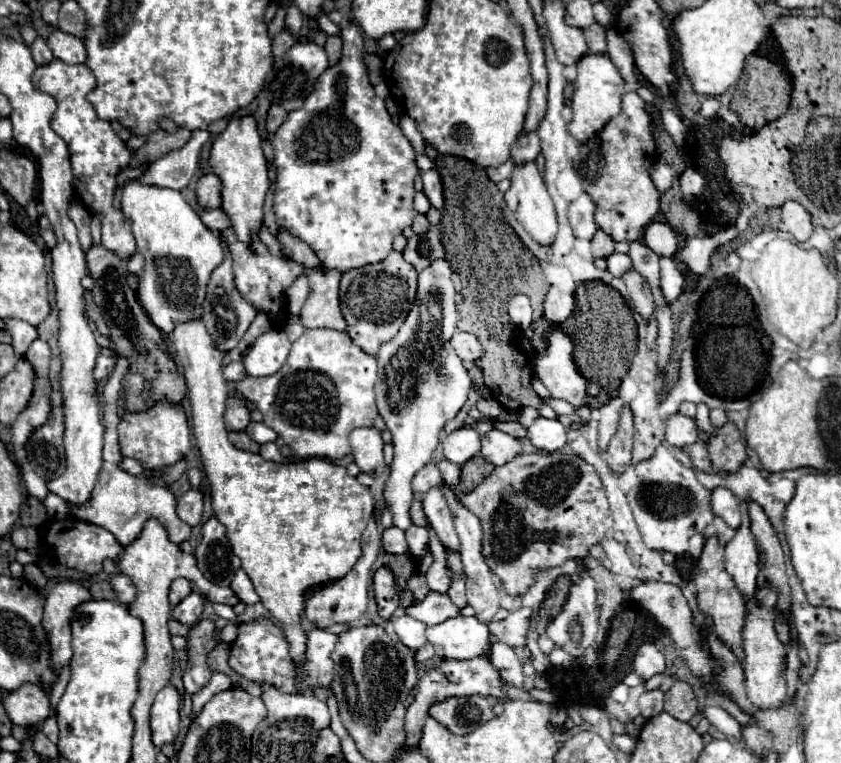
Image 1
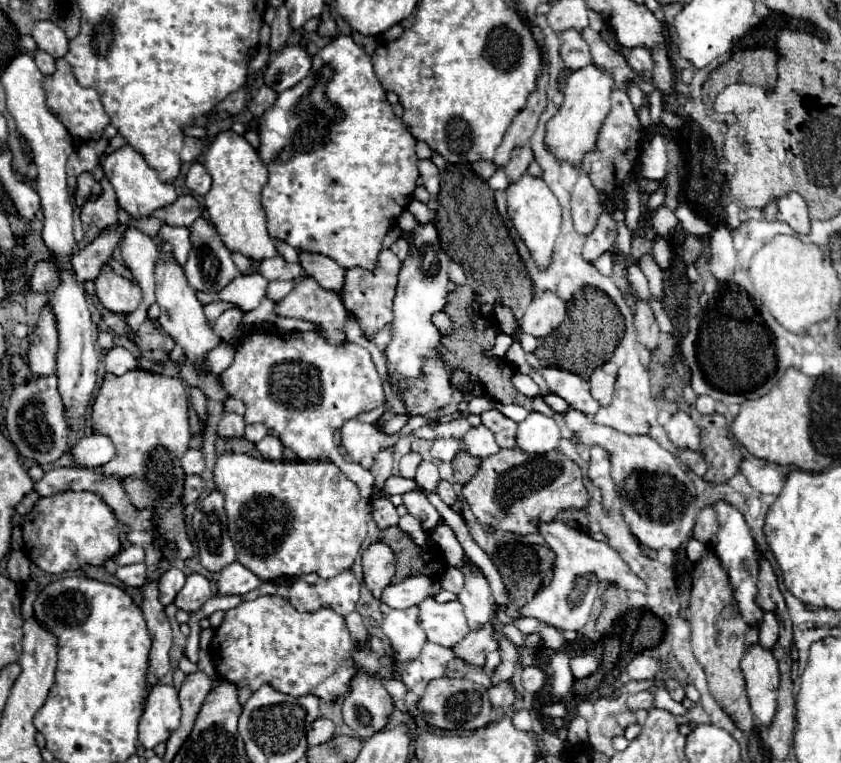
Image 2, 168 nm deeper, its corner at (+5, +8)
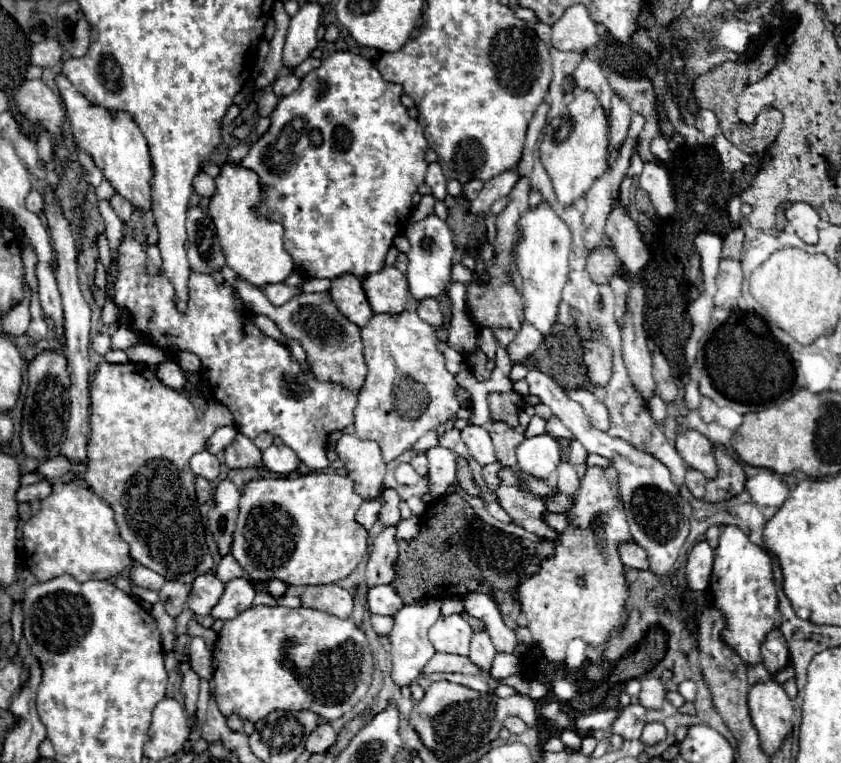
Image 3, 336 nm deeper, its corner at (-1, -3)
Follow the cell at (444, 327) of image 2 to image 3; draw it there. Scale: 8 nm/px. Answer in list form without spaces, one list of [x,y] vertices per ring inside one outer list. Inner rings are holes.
[[[425,298],[417,304],[417,314],[421,316],[421,320],[429,322],[433,328],[439,328],[443,322],[441,310],[439,310],[439,302],[435,298]]]

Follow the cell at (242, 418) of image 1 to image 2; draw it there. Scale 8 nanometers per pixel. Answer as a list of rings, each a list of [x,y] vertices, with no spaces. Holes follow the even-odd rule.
[[[223,413],[217,425],[217,433],[221,437],[243,437],[243,429],[245,429],[245,419],[243,415],[237,413]]]

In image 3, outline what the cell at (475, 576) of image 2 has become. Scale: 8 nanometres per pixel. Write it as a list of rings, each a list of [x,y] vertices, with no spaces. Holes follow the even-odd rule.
[[[477,632],[471,640],[471,652],[469,652],[469,660],[479,666],[481,672],[489,674],[491,664],[495,660],[495,646],[491,642],[491,638],[487,636],[487,632]]]

